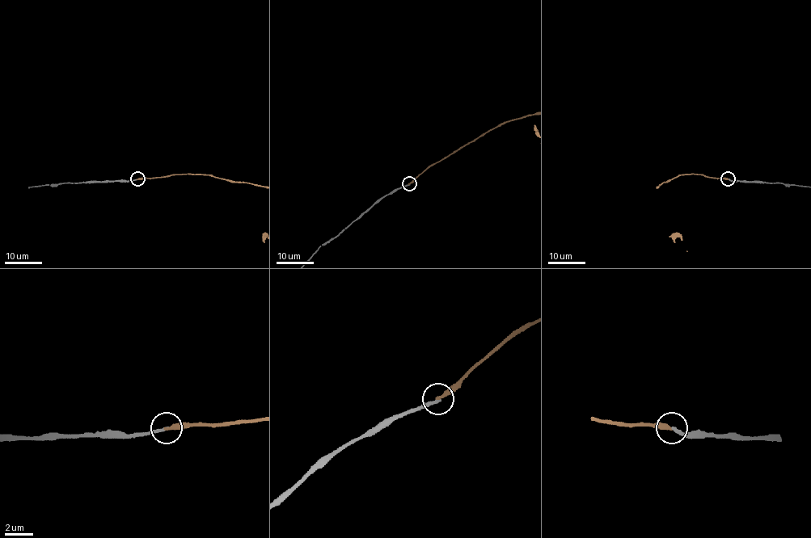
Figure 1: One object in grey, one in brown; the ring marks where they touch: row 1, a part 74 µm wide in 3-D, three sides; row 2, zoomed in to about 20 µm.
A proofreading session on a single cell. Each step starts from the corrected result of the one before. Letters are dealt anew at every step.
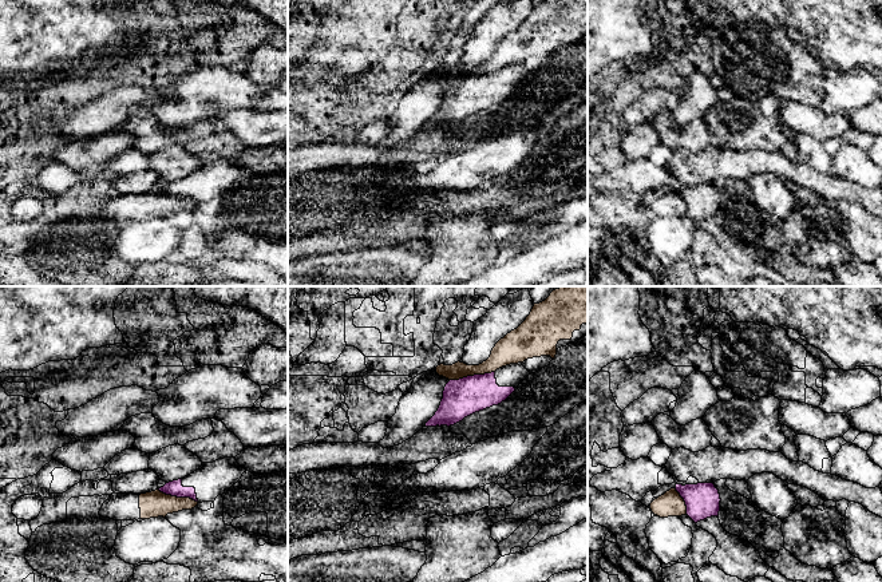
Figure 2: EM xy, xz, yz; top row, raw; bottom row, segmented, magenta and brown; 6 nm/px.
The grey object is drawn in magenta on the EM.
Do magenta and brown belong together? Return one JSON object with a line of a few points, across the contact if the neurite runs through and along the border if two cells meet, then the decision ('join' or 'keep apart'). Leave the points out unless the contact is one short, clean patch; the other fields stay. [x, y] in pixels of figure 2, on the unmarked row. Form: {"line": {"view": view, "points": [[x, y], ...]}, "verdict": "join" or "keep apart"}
{"line": {"view": "xz", "points": [[494, 71], [450, 80]]}, "verdict": "keep apart"}

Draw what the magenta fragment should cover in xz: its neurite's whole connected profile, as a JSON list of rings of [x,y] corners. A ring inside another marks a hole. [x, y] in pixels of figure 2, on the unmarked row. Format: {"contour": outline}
{"contour": [[[518,63],[491,74],[450,80],[438,111],[426,127],[450,127],[475,112],[501,104],[529,75],[522,63]]]}

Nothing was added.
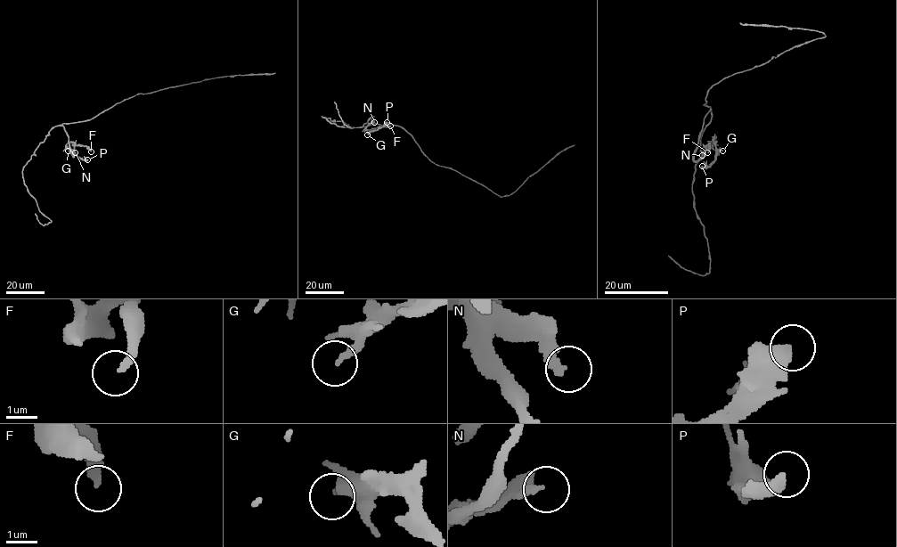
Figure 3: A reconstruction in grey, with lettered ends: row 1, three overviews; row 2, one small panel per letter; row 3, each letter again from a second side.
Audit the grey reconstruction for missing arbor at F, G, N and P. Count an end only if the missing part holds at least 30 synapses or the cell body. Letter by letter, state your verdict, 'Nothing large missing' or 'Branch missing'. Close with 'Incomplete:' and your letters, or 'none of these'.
F: Nothing large missing
G: Nothing large missing
N: Nothing large missing
P: Nothing large missing
Incomplete: none of these

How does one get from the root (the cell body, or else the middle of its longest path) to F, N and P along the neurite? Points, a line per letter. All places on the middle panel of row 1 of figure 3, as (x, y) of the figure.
F: (406, 131), (392, 125), (373, 123), (362, 126), (371, 117), (367, 129), (390, 126)
N: (406, 131), (392, 125), (373, 123), (362, 126), (371, 117), (370, 123), (374, 122)
P: (406, 131), (392, 125), (373, 123), (362, 126), (371, 117), (367, 129), (376, 130), (387, 122)

